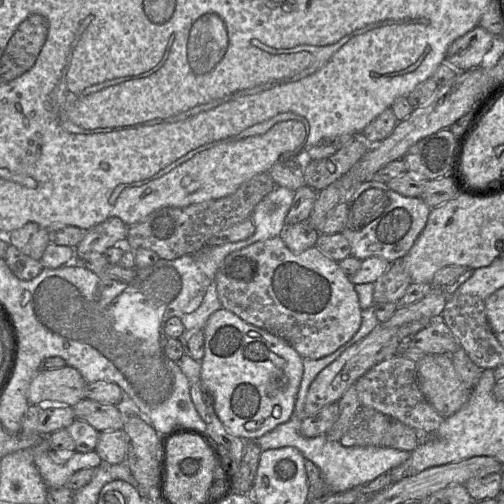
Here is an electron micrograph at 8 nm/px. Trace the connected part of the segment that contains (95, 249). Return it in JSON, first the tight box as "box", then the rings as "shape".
{"box":[75,217,128,259],"shape":[[[110,217],[90,228],[75,247],[75,259],[84,259],[91,253],[103,254],[110,247],[125,244],[128,227],[121,219]]]}

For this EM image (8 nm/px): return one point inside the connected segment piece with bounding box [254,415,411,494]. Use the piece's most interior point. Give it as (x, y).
(342, 467)

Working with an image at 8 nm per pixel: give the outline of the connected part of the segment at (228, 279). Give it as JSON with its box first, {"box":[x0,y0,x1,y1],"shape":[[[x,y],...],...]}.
{"box":[216,237,362,360],"shape":[[[281,237],[258,241],[227,255],[216,272],[217,293],[223,308],[246,323],[253,324],[286,340],[302,359],[318,360],[348,342],[359,330],[362,309],[354,284],[339,264],[316,246],[292,253]]]}

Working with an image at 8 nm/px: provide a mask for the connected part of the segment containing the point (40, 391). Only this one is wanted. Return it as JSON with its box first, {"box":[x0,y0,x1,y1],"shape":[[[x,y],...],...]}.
{"box":[28,366,87,407],"shape":[[[65,366],[58,369],[40,369],[28,389],[30,405],[62,403],[74,407],[85,399],[87,382],[80,372]]]}

